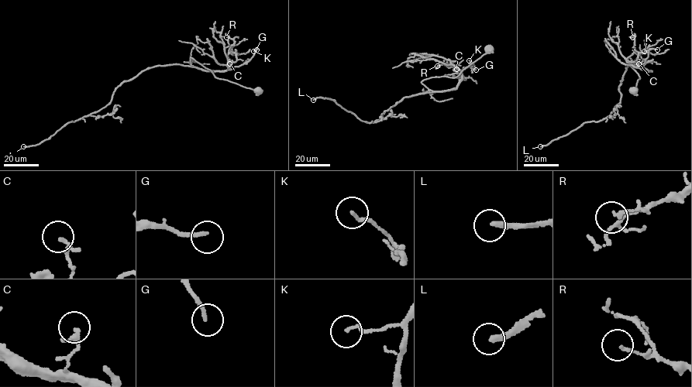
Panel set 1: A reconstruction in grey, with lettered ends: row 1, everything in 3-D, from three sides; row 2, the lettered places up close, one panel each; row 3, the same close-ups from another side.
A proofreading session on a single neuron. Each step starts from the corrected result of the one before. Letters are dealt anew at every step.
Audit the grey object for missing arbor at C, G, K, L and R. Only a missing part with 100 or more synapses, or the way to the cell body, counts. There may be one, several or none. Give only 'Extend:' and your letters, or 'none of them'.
Extend: L

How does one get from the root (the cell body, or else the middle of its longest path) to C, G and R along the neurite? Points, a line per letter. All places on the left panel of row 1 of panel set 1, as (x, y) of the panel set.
C: (258, 90), (216, 77), (209, 70), (190, 59), (191, 66), (205, 70), (225, 71), (230, 70), (229, 63)
G: (258, 90), (216, 77), (209, 70), (190, 59), (191, 66), (225, 71), (246, 63), (256, 49)
R: (258, 90), (216, 77), (191, 57), (191, 66), (205, 70), (229, 70), (227, 56), (234, 41), (226, 37)

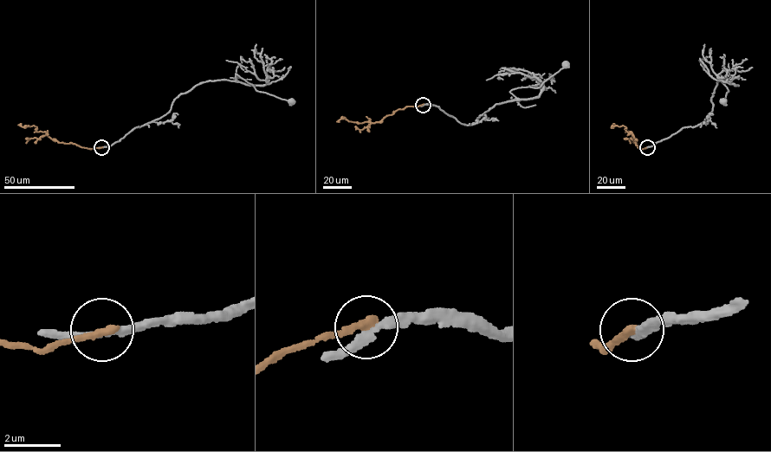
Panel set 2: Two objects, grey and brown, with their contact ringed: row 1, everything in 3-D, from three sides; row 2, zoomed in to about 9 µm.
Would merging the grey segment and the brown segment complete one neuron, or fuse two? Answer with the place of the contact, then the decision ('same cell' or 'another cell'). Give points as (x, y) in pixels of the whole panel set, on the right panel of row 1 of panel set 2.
place (647, 147); another cell

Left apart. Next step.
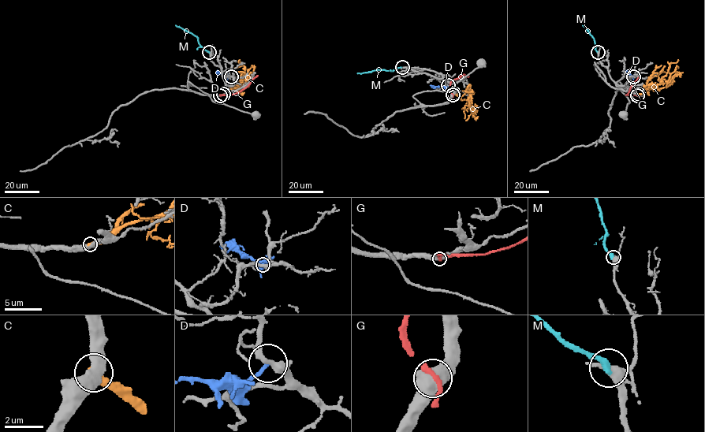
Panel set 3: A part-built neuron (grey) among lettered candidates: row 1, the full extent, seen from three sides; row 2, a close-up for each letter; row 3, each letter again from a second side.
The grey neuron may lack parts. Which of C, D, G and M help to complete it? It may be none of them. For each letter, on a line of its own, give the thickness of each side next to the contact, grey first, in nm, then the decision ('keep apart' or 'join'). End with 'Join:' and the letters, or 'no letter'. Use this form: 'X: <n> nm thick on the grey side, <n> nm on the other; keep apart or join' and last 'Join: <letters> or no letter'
C: 550 nm thick on the grey side, 480 nm on the other; keep apart
D: 360 nm thick on the grey side, 170 nm on the other; keep apart
G: 600 nm thick on the grey side, 280 nm on the other; keep apart
M: 440 nm thick on the grey side, 360 nm on the other; join
Join: M

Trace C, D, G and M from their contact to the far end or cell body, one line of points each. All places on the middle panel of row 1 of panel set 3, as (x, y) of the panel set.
C: (453, 93), (461, 99), (469, 100), (471, 109), (473, 110), (477, 106), (474, 112)
D: (448, 85), (430, 85)
G: (453, 94), (450, 91), (453, 80), (463, 75), (468, 76)
M: (402, 67), (391, 71), (378, 69), (357, 72)

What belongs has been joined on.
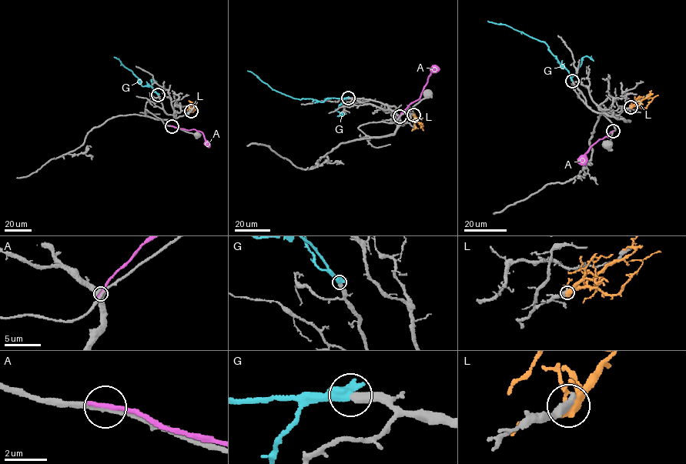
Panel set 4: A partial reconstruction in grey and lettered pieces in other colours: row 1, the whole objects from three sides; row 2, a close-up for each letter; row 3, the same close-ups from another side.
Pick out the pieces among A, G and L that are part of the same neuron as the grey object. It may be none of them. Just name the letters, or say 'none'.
G

